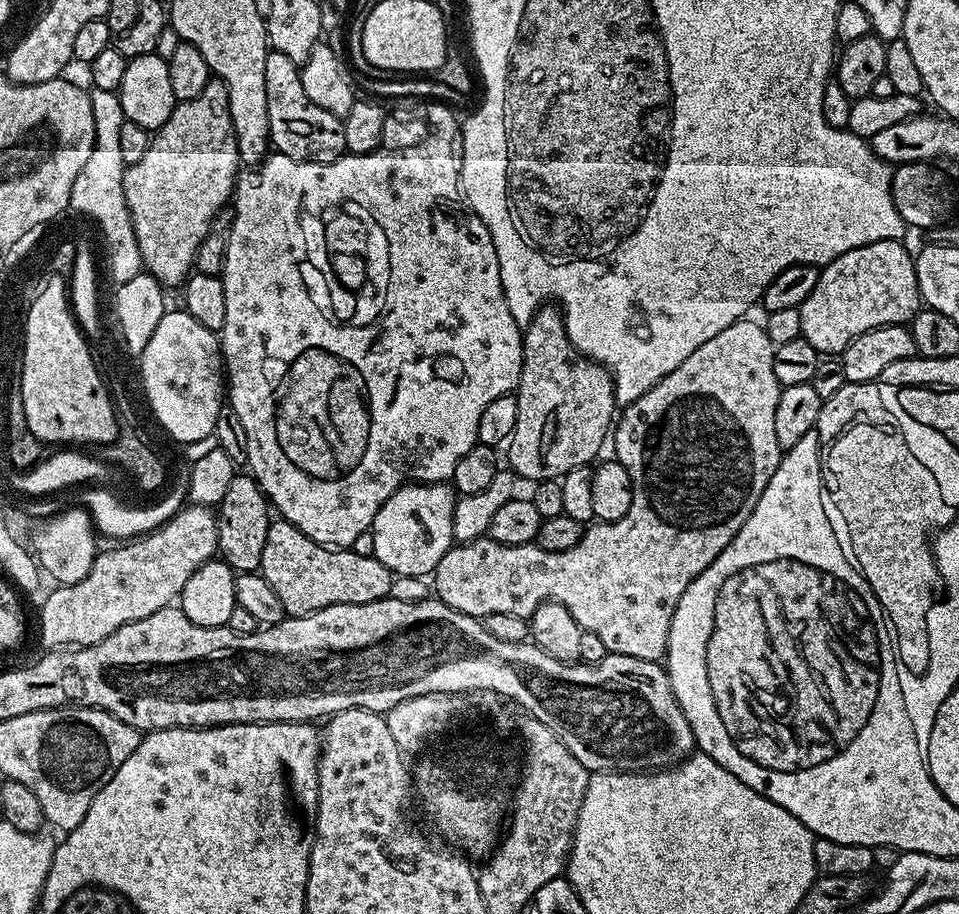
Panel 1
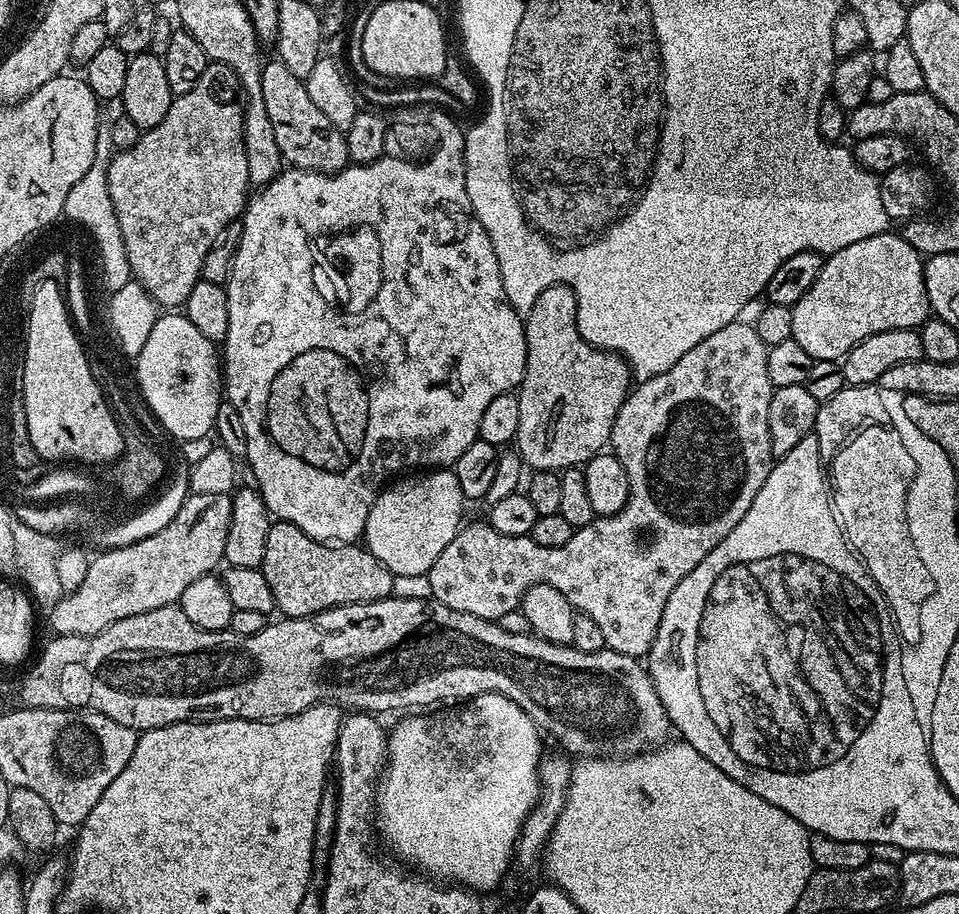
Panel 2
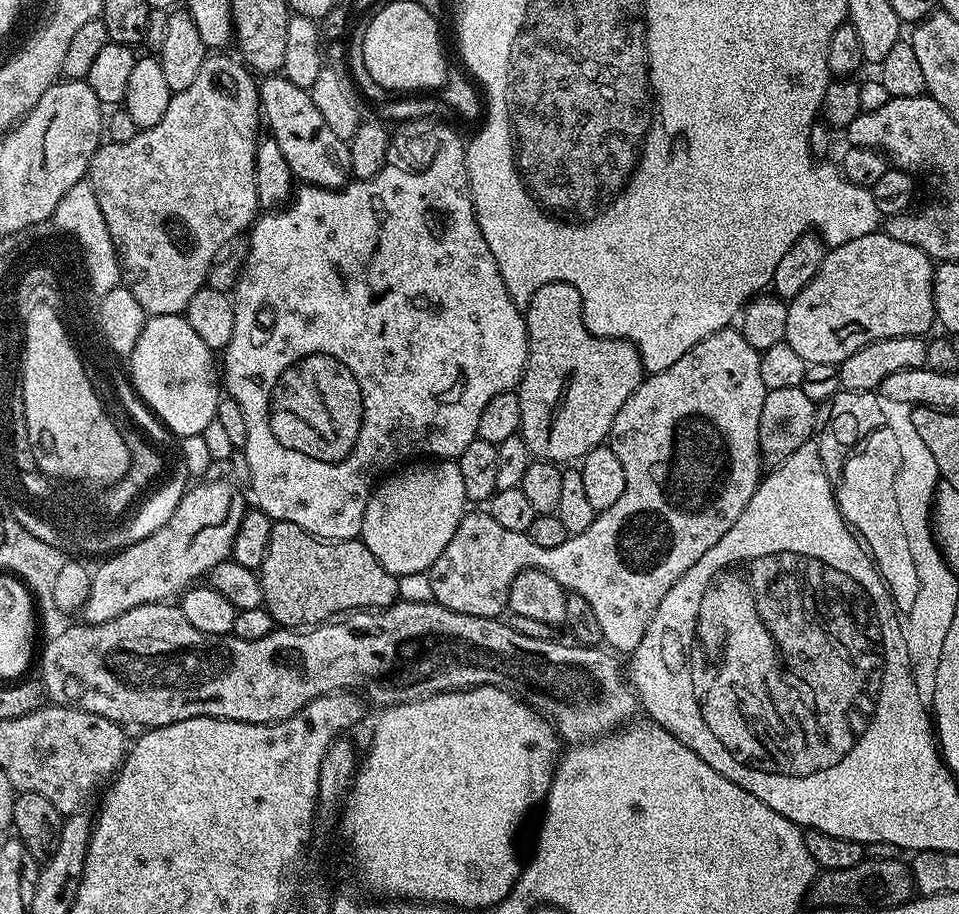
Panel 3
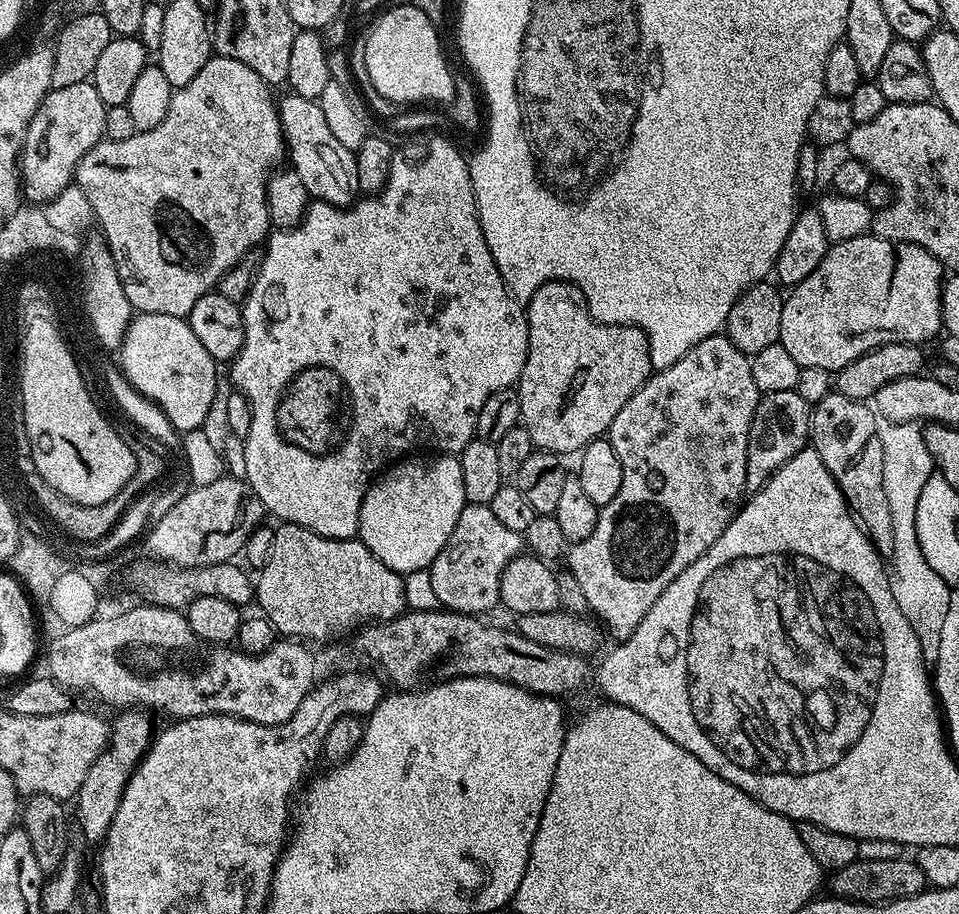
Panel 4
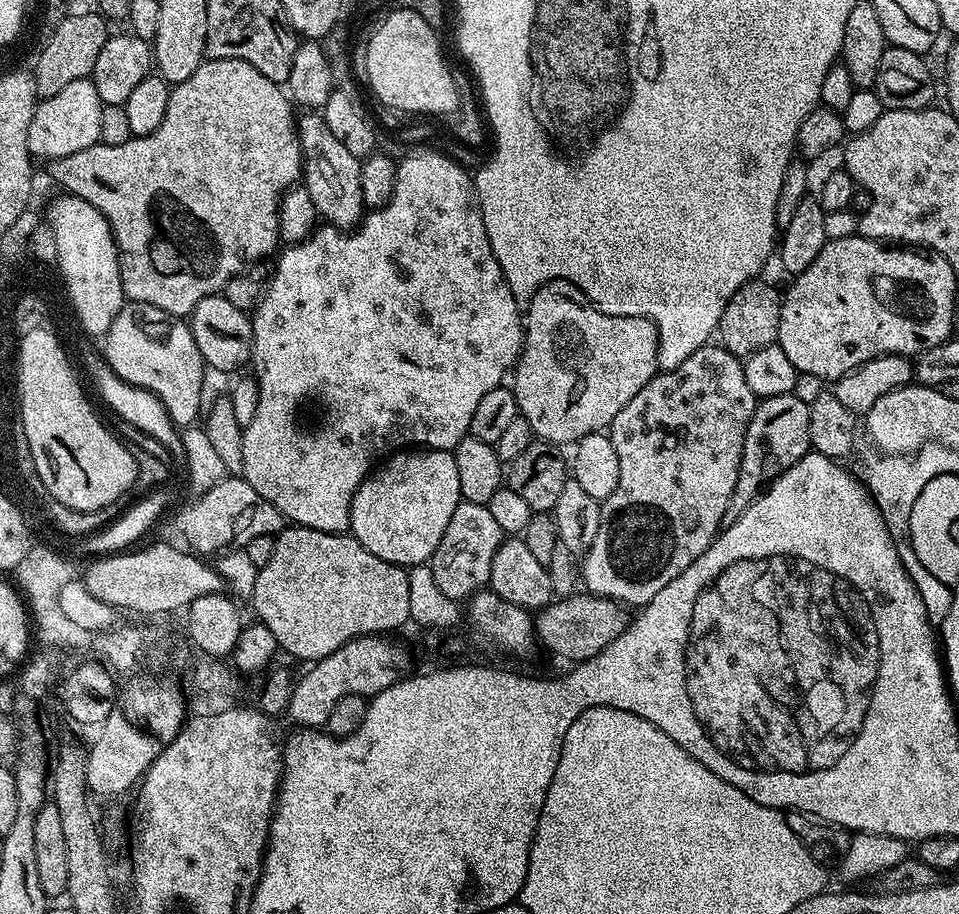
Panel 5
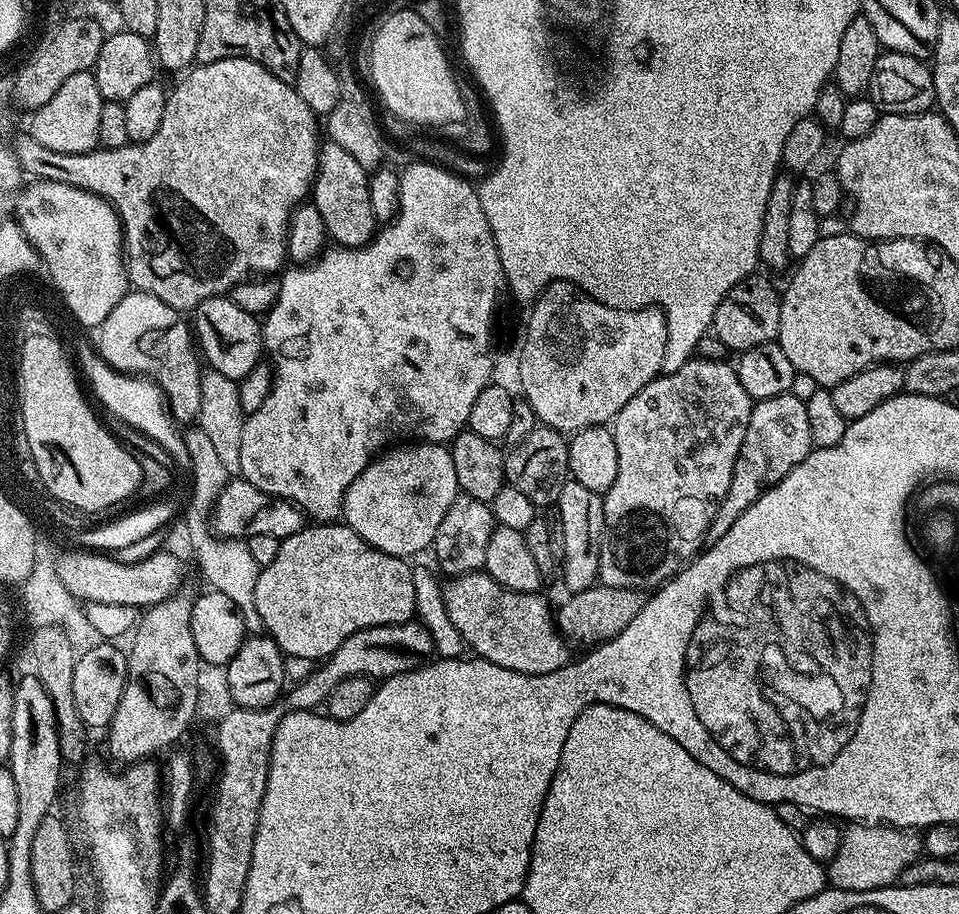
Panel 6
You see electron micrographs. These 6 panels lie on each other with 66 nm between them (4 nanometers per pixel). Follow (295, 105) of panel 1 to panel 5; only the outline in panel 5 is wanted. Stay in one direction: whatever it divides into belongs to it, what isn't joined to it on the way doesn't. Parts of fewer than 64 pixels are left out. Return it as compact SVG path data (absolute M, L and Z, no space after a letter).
M305 111L299 117L296 133L304 155L302 187L310 194L318 216L341 230L355 229L366 215L360 177L361 157L350 154L350 150L330 134L330 126L326 126L323 115L315 111Z

